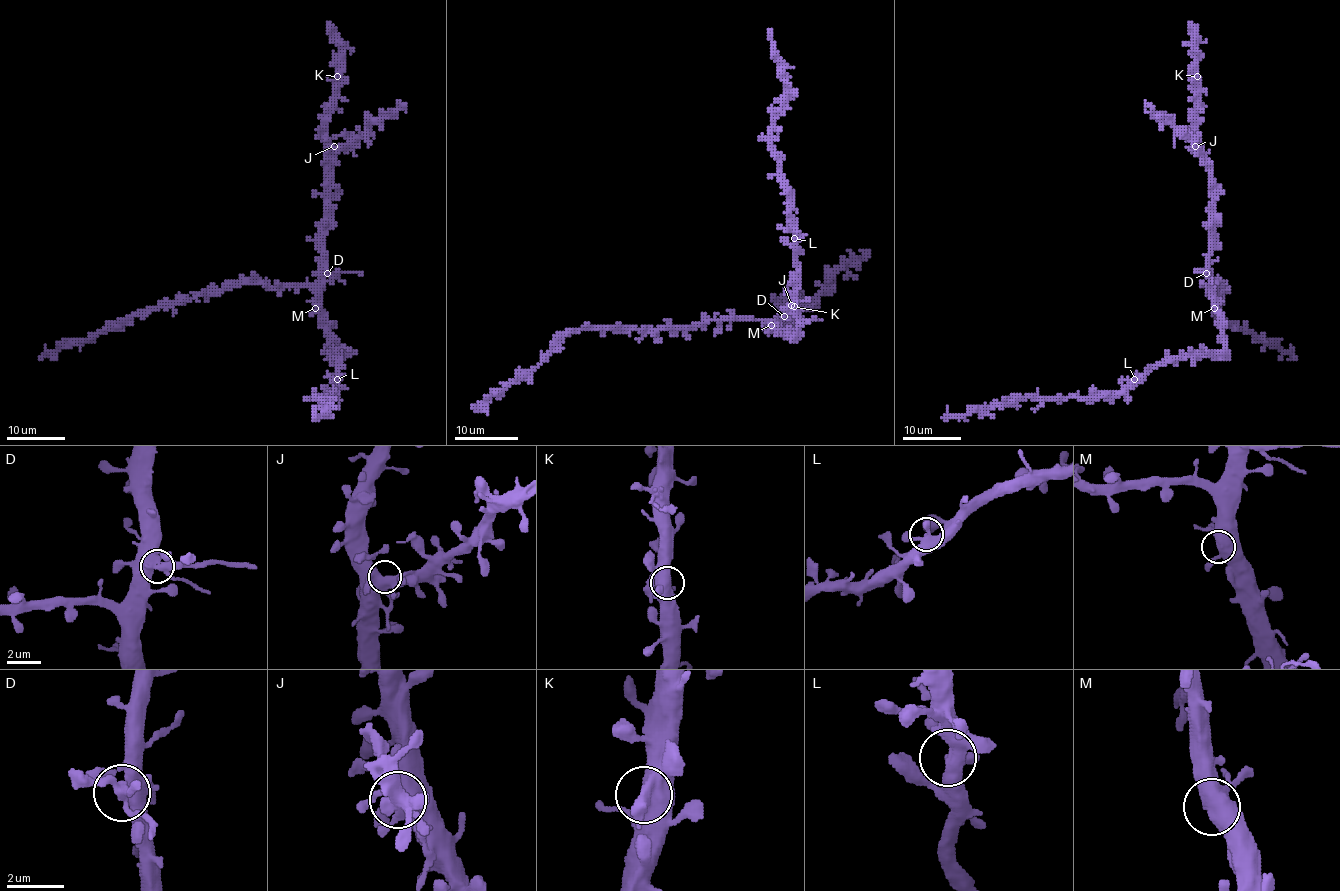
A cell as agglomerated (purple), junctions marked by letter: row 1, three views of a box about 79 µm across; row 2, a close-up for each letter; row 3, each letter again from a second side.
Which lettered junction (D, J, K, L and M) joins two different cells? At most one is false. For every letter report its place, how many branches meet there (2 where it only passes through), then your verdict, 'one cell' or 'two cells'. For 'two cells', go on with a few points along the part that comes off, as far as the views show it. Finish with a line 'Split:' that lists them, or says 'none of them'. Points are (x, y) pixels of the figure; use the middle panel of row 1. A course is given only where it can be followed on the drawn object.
D: (784, 316) | 4 | two cells | (783, 316), (821, 319)
J: (791, 305) | 5 | one cell
K: (794, 306) | 4 | one cell
L: (794, 238) | 4 | one cell
M: (771, 325) | 4 | one cell
Split: D

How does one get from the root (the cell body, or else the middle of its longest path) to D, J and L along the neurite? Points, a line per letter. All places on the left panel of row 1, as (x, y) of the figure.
D: (319, 316), (319, 284), (327, 273)
J: (319, 316), (325, 252), (327, 158), (334, 146)
L: (319, 316), (325, 337), (338, 351), (337, 379)

